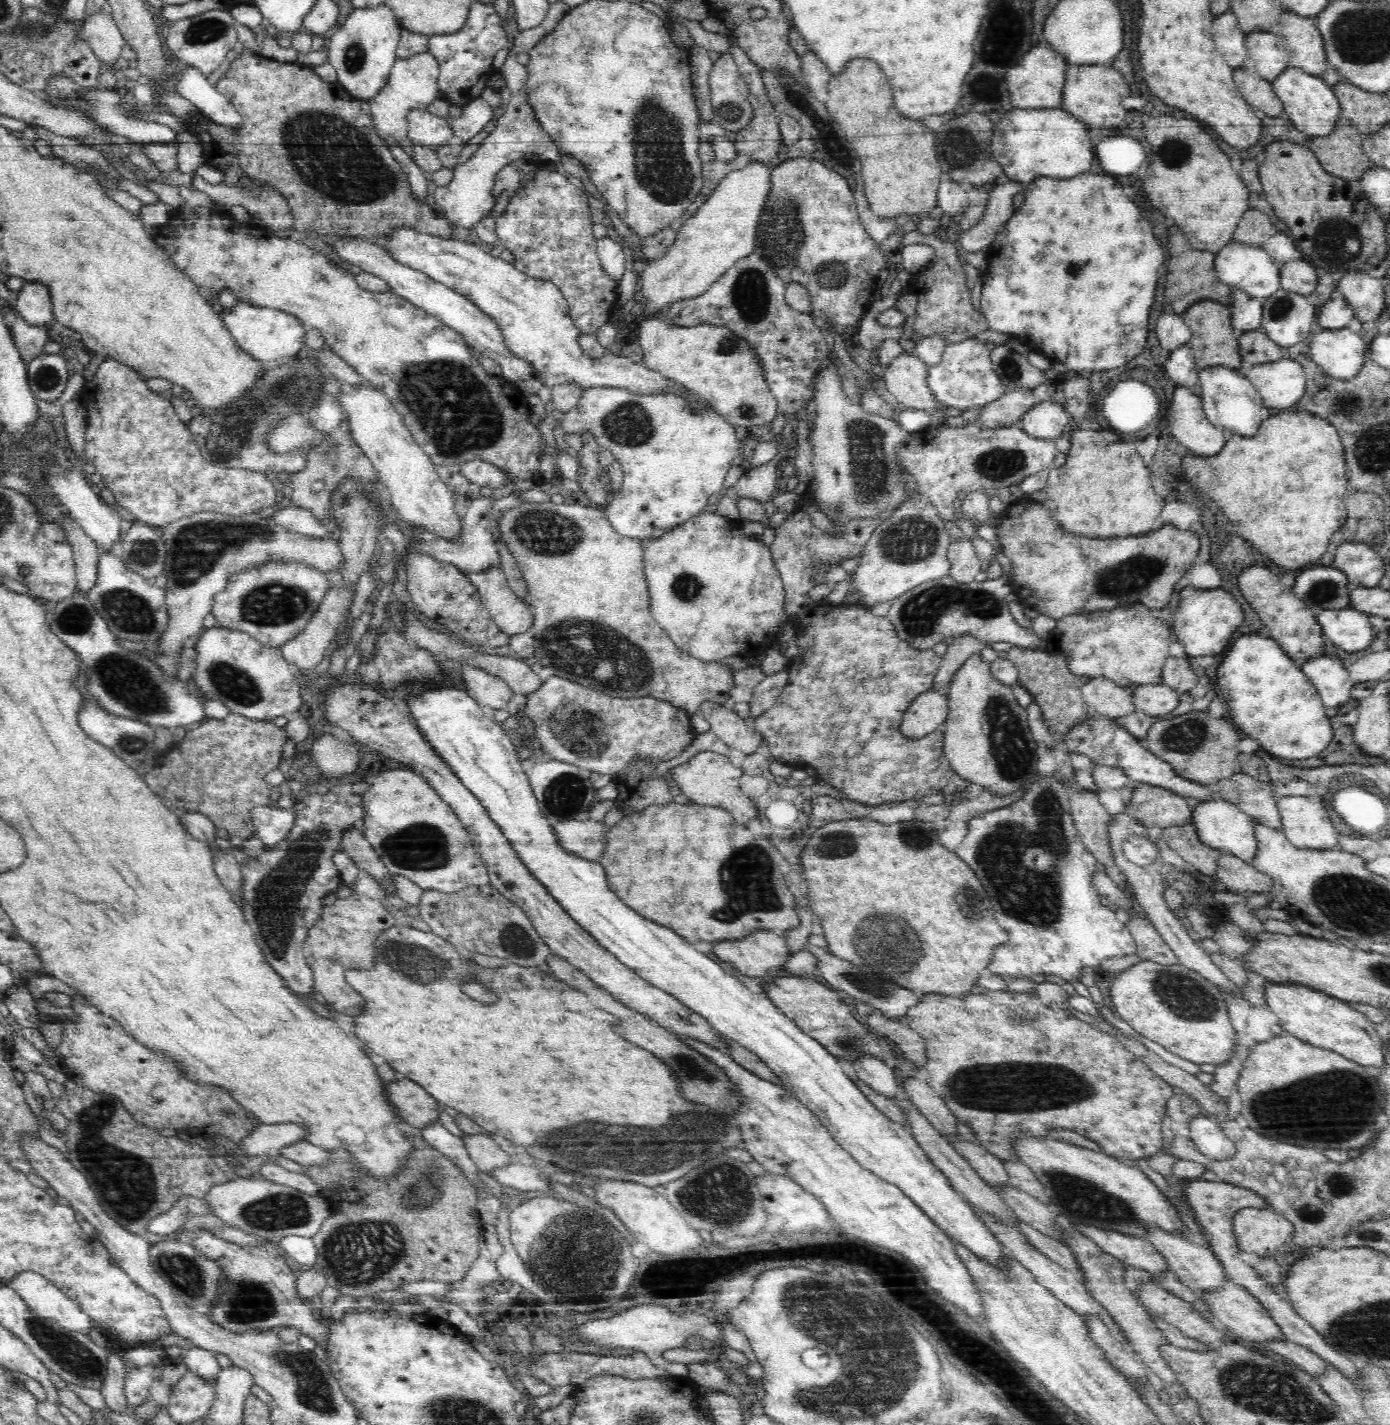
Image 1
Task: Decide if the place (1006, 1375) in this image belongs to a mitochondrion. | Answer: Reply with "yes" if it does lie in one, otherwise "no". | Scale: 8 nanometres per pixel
no

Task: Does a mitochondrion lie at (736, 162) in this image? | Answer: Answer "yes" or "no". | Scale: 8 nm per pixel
no

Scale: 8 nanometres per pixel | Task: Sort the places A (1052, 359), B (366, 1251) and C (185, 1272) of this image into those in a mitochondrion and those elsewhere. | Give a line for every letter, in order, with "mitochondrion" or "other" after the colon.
A: other
B: mitochondrion
C: mitochondrion

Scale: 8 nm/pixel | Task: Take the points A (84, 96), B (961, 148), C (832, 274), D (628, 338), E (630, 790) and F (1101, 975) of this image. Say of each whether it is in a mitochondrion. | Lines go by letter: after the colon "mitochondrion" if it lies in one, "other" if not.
A: mitochondrion
B: mitochondrion
C: mitochondrion
D: other
E: other
F: other

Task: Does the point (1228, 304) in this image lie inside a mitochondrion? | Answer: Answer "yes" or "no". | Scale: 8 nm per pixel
no

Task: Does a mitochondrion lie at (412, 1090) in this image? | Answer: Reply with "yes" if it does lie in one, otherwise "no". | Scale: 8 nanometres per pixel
no

